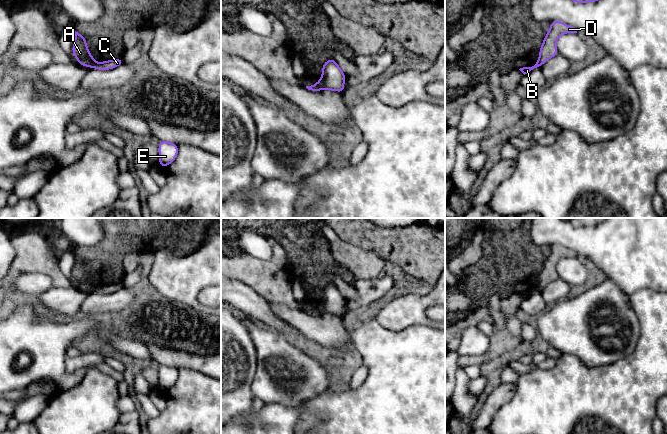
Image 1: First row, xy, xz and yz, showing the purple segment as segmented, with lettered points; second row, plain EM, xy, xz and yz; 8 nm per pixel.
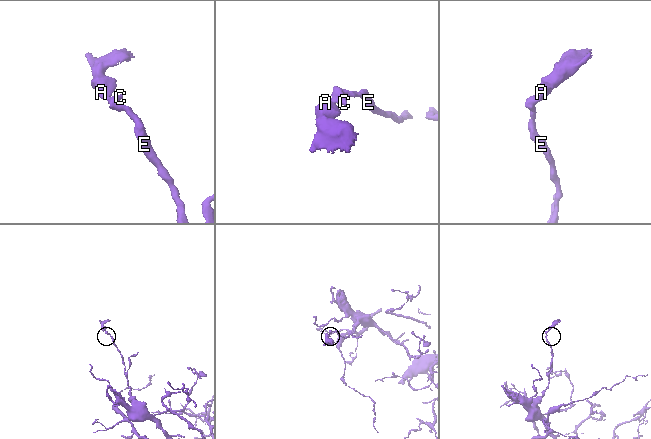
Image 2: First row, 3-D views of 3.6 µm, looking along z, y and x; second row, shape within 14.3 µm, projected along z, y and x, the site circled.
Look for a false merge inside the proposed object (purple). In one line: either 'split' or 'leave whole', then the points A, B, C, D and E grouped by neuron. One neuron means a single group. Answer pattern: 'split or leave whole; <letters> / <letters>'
split; A D / B C E

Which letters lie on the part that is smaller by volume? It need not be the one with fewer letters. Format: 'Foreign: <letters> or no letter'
Foreign: A, D

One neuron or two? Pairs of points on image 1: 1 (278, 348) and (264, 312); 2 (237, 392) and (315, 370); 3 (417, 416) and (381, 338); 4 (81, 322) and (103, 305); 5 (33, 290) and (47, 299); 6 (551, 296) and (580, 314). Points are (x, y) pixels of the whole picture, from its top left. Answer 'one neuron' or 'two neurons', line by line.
1: two neurons
2: two neurons
3: one neuron
4: two neurons
5: two neurons
6: two neurons

